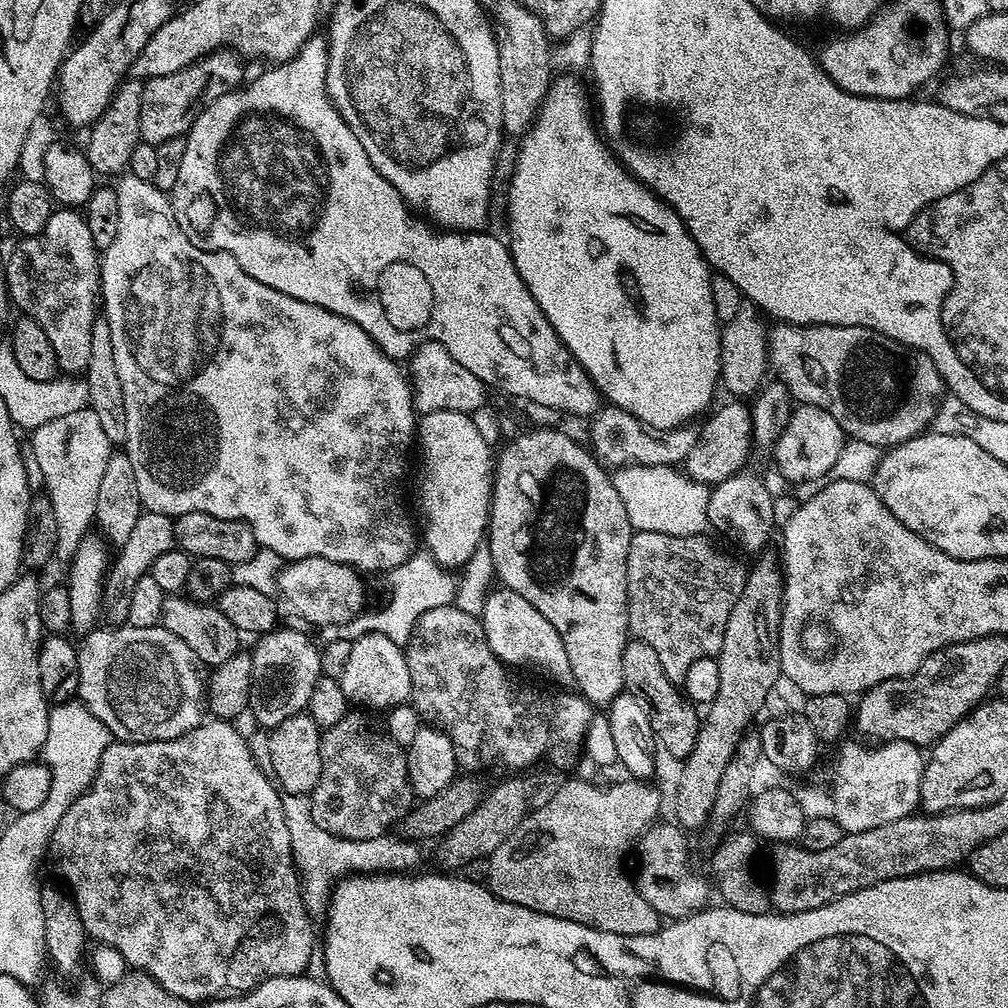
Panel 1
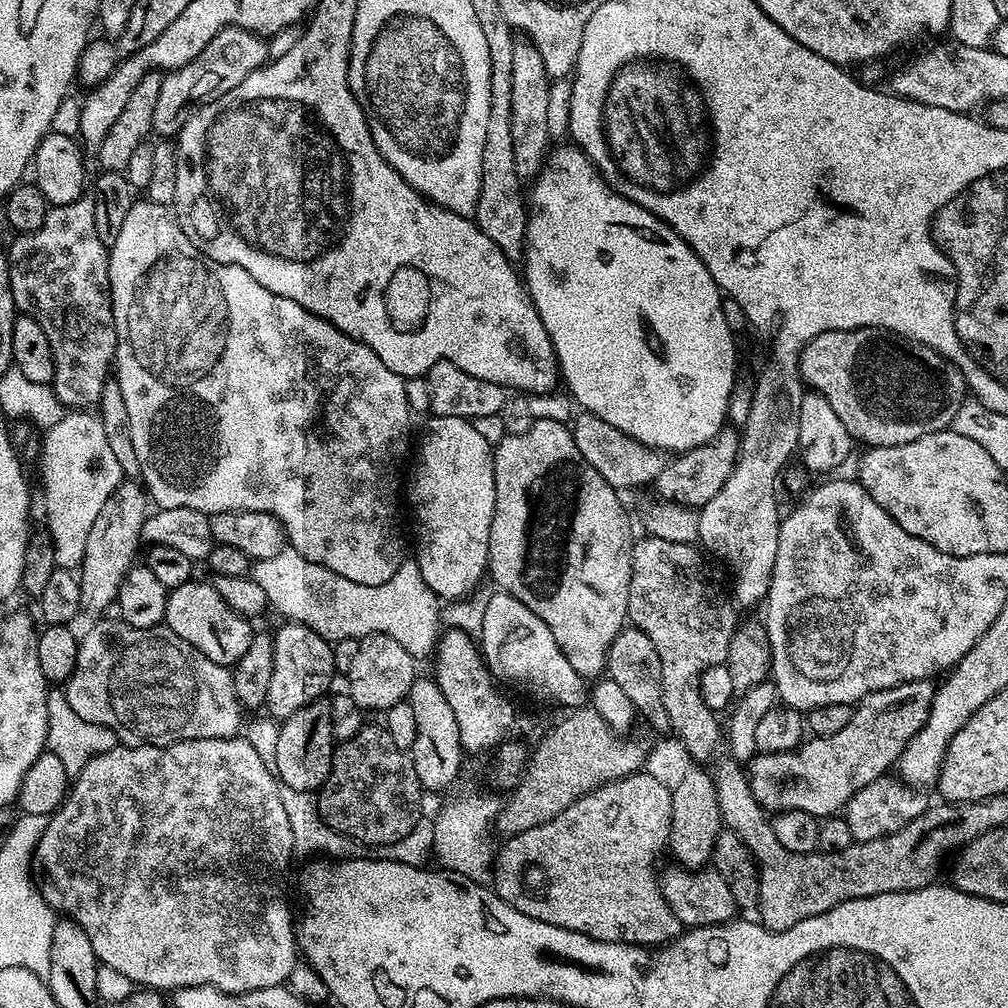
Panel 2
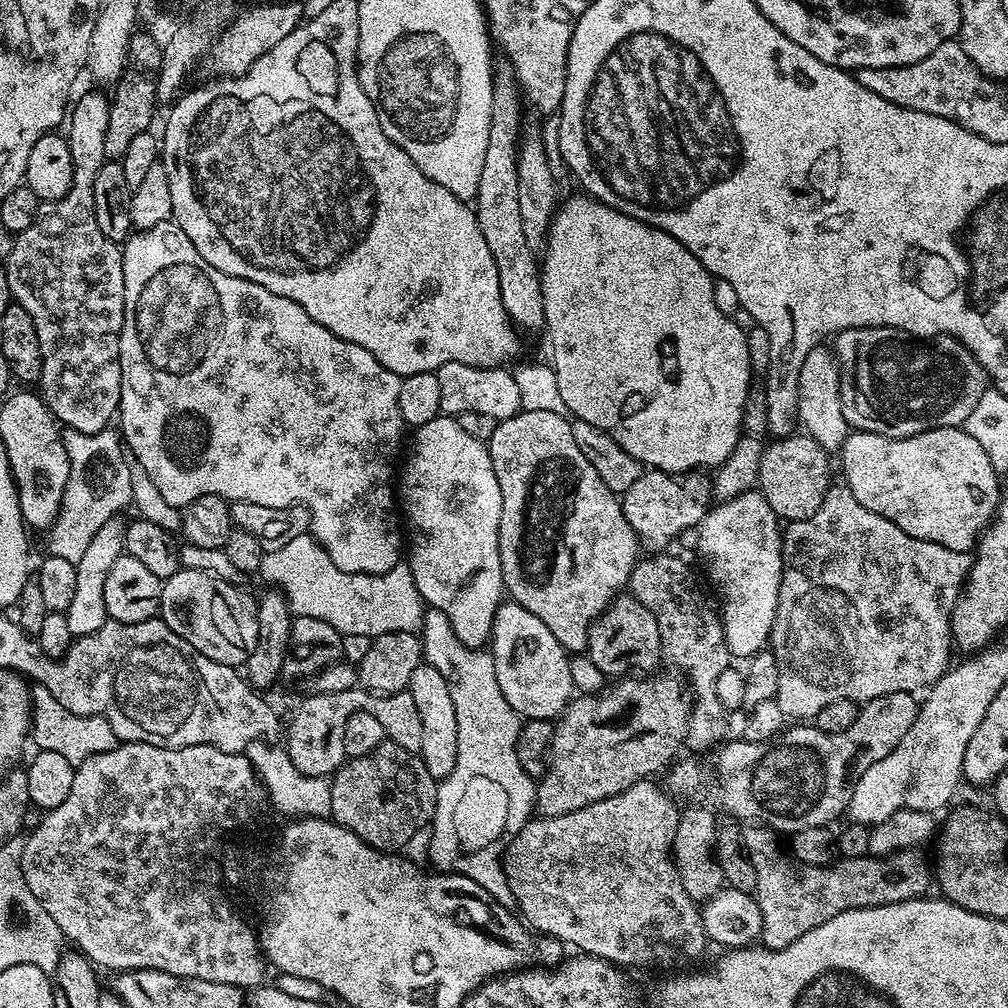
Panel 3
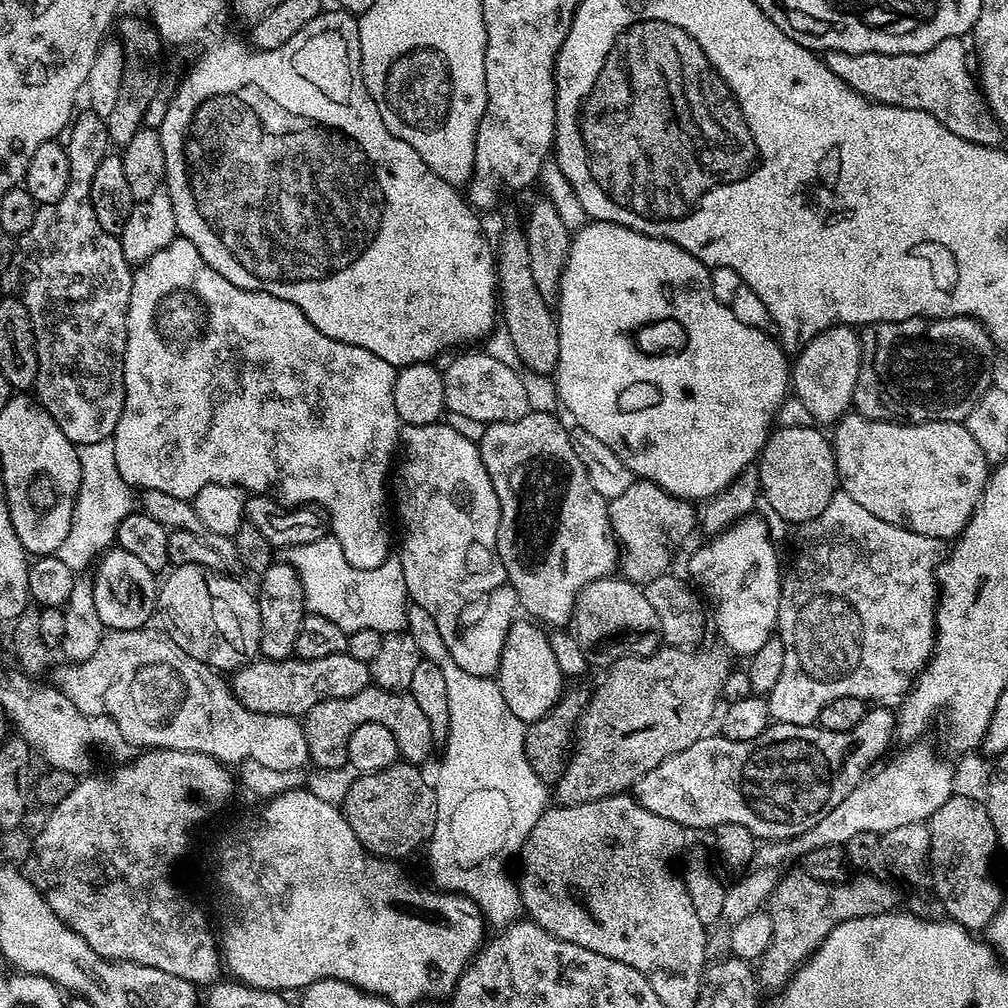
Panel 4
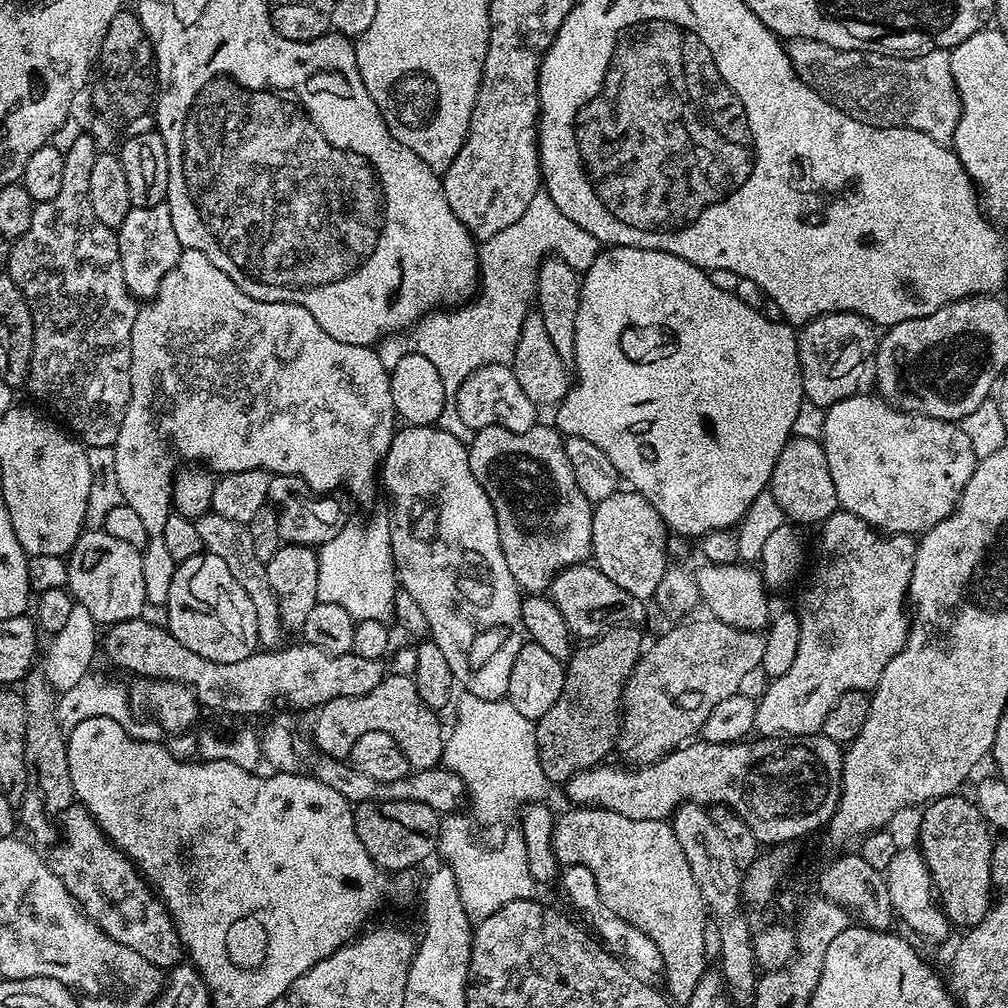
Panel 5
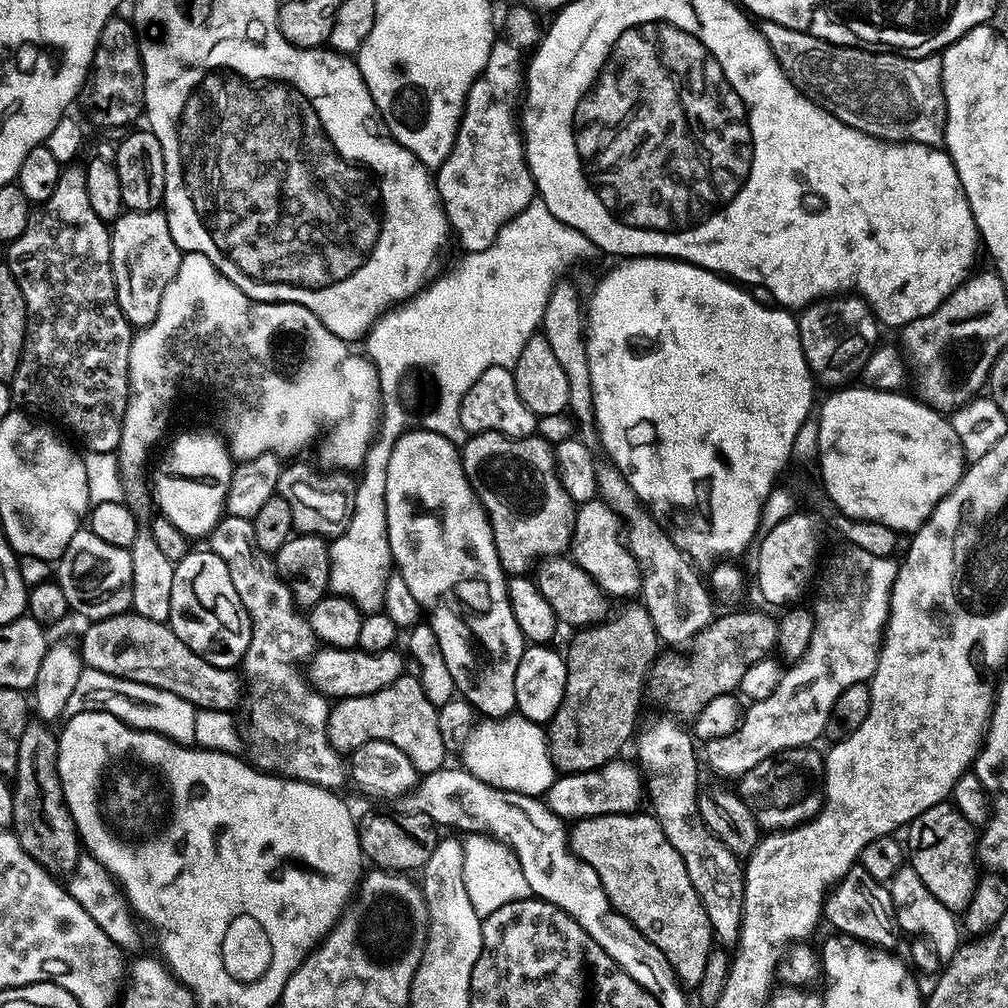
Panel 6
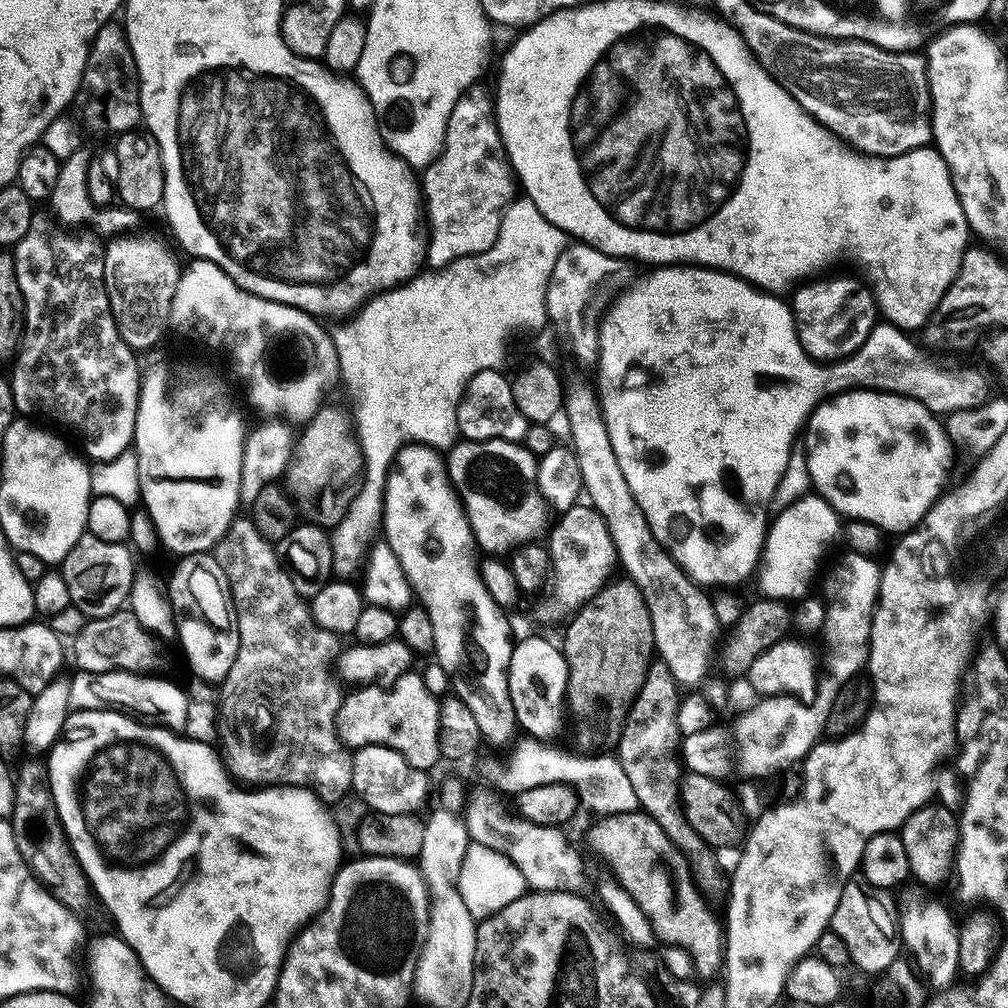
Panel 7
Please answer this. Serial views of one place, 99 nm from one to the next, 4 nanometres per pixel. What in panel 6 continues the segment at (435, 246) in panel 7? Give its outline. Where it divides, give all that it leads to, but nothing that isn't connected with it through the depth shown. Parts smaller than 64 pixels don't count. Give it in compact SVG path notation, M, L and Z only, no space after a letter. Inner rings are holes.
M528 10L523 11L509 14L508 33L505 34L504 40L503 36L493 40L490 58L486 62L483 72L467 89L468 96L464 99L464 112L460 116L454 146L434 172L436 189L448 219L451 235L454 240L456 236L457 242L464 247L465 253L481 252L489 248L494 242L494 238L498 238L498 230L502 226L506 226L506 222L510 222L518 214L522 214L522 210L526 210L526 206L530 206L530 202L537 199L538 196L536 183L530 174L528 163L524 160L522 132L515 116L518 93L522 88L522 69L526 64L526 53L534 44L531 28L533 13Z

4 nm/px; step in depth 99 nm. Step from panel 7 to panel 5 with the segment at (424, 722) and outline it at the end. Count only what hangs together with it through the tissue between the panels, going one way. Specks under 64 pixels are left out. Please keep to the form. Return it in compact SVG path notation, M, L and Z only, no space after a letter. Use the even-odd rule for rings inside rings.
M398 674L385 675L384 680L370 690L370 693L359 695L358 698L331 699L330 702L321 705L316 714L318 716L314 722L314 740L320 748L318 750L336 760L347 759L358 738L363 734L377 732L376 716L380 716L380 720L384 720L384 724L392 724L392 728L382 728L379 732L389 734L406 757L408 748L404 748L404 744L399 744L400 736L404 736L404 728L400 728L400 724L412 724L412 732L416 732L416 716L420 716L420 724L424 724L428 716L438 716L435 709L429 712L400 712L400 708L408 708L408 704L412 704L412 708L416 708L416 704L420 704L420 708L426 706L422 698L418 697L417 686L412 678ZM408 716L412 716L412 720L408 720Z

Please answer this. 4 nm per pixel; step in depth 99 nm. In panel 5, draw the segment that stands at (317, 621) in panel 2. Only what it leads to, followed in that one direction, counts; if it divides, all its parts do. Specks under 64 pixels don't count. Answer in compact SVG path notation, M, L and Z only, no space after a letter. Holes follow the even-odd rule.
M387 511L380 512L365 528L345 526L330 542L319 545L318 590L319 602L342 606L346 614L358 620L391 621L394 617L394 598L398 591L396 559L392 553L392 522Z

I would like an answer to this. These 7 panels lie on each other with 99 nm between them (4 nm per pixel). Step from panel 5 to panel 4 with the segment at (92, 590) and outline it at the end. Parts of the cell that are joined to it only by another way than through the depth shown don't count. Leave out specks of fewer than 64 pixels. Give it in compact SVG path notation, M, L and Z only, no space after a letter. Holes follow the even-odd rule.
M115 546L103 553L100 569L92 580L94 590L94 607L98 609L98 618L102 618L105 629L113 632L122 630L138 630L149 623L152 607L158 604L158 580L153 572L134 554L126 554L126 550Z

